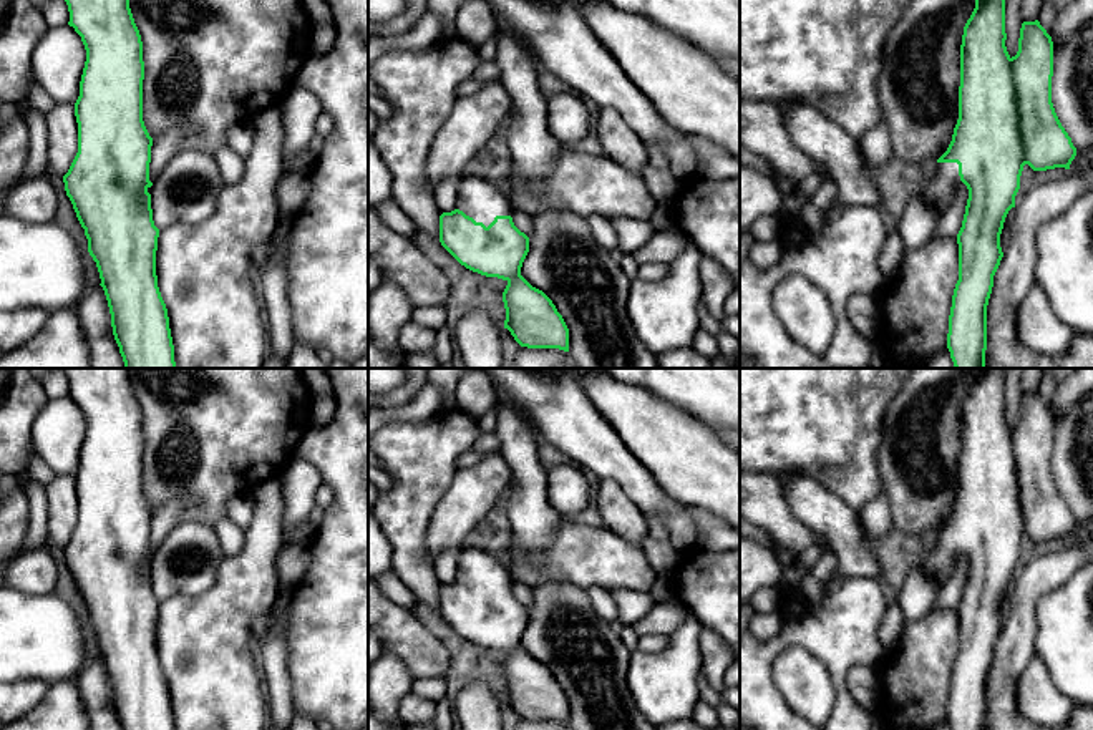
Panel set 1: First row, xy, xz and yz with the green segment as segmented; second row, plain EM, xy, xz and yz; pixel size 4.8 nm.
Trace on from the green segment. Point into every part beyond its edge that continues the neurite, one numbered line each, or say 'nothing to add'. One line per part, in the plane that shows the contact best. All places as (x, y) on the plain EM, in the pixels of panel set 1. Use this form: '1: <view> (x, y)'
1: xz (480, 571)

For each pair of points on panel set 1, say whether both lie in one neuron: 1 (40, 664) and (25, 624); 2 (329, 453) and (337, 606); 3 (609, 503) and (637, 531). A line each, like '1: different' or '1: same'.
1: same
2: same
3: same

